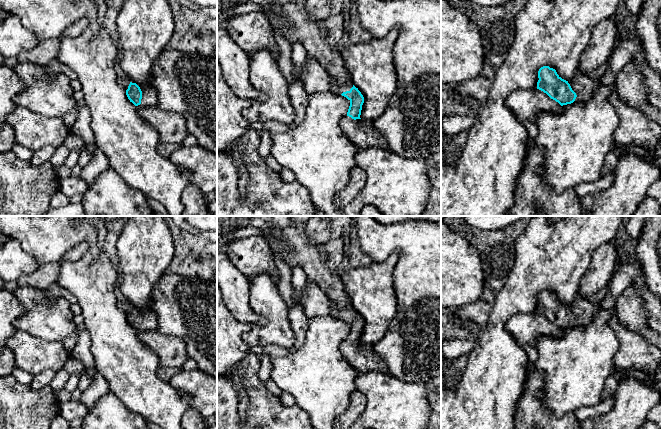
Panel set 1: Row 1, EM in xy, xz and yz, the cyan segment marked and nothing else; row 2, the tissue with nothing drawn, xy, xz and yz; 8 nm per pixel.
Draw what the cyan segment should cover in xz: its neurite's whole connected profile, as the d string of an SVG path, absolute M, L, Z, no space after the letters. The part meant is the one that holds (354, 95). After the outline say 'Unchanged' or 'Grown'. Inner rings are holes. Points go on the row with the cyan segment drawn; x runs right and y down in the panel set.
M333 77L330 91L346 97L350 101L347 115L340 126L350 141L358 148L382 148L389 150L386 137L375 129L373 121L360 118L364 97L352 82L340 84Z. Grown

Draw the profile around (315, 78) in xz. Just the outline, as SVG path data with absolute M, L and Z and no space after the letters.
M306 58L300 78L307 94L330 91L333 76L318 62Z

